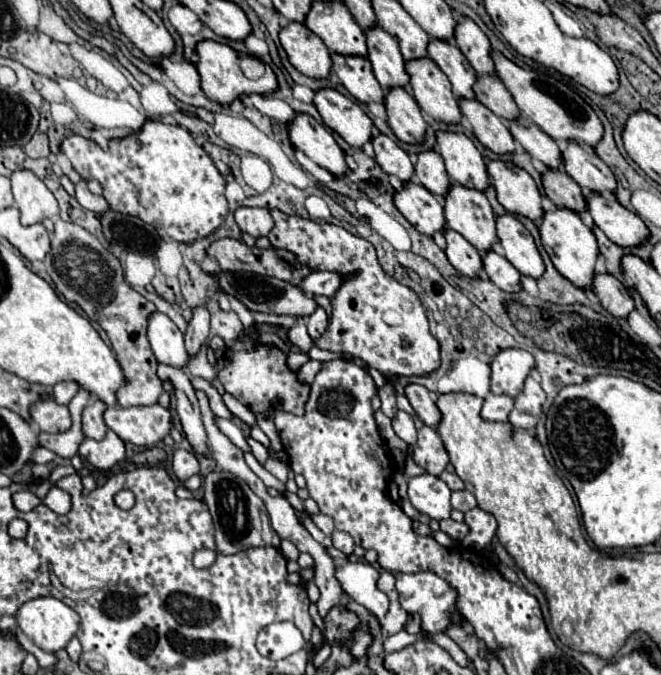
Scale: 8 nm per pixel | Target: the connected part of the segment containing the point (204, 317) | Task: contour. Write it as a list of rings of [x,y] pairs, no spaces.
[[[197,306],[193,308],[193,318],[185,332],[187,352],[193,356],[207,338],[209,338],[209,310],[205,306]]]

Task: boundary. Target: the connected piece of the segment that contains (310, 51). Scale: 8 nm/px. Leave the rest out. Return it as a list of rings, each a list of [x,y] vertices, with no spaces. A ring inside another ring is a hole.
[[[289,22],[281,28],[279,40],[289,62],[305,76],[325,78],[331,68],[331,54],[317,34],[311,34],[301,22]]]

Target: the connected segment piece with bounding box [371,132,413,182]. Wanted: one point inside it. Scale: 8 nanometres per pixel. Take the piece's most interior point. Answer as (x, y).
(393, 160)

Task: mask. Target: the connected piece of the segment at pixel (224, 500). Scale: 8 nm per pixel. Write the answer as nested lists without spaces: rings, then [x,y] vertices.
[[[209,472],[203,478],[205,504],[215,522],[215,540],[217,552],[235,554],[239,550],[247,550],[251,546],[279,546],[279,536],[269,526],[269,514],[263,506],[263,500],[253,494],[253,490],[231,472]]]

